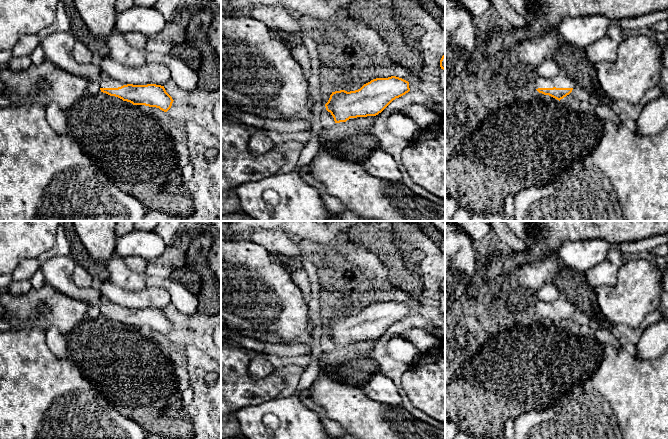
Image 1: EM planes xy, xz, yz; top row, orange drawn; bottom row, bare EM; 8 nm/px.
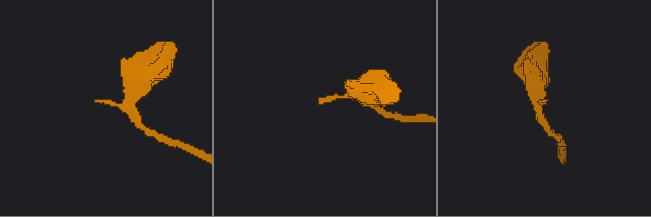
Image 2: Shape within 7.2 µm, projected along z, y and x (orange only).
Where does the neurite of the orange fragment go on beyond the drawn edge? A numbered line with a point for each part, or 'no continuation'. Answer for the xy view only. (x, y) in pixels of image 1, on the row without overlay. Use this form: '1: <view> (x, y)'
1: xy (58, 271)

